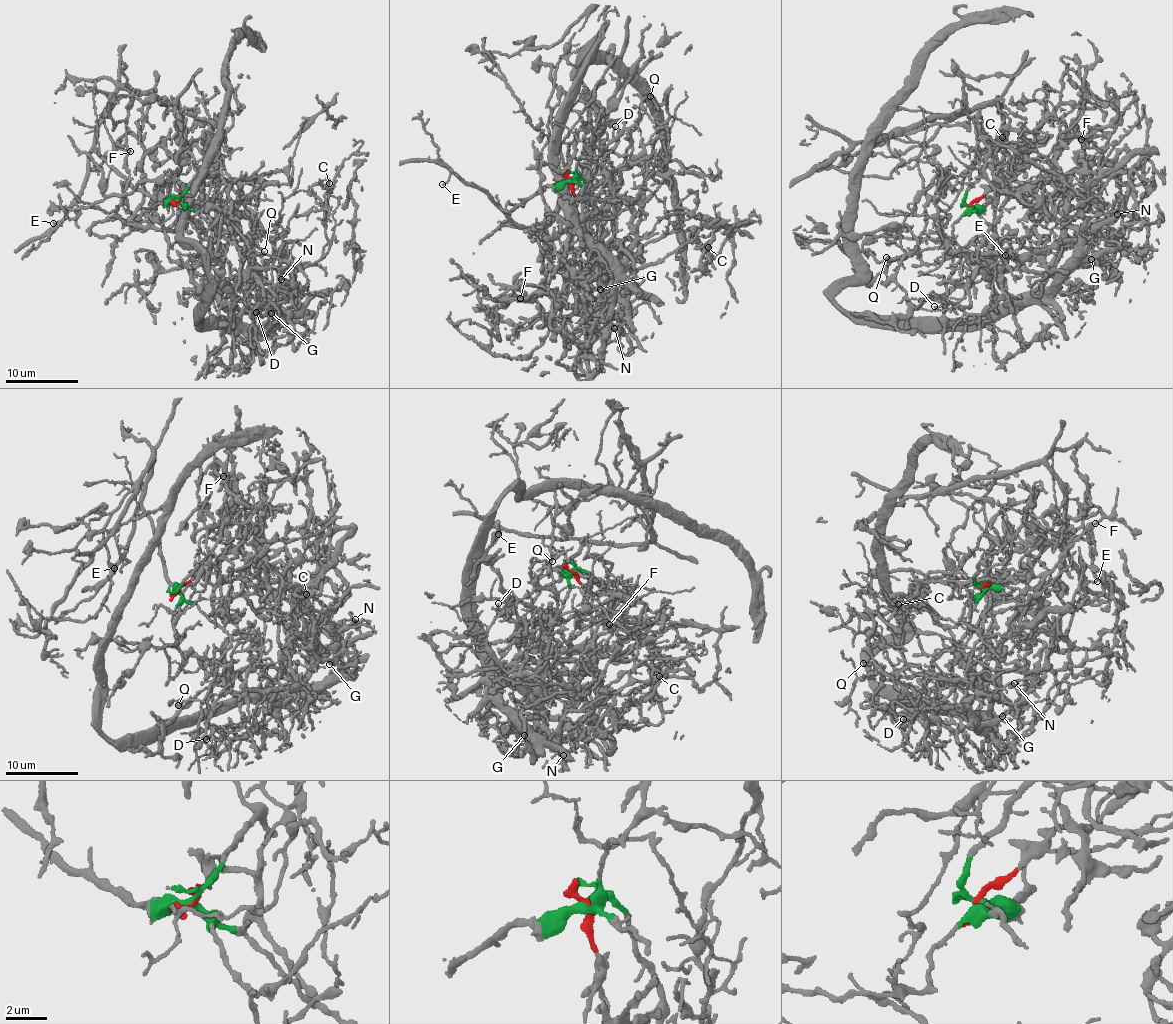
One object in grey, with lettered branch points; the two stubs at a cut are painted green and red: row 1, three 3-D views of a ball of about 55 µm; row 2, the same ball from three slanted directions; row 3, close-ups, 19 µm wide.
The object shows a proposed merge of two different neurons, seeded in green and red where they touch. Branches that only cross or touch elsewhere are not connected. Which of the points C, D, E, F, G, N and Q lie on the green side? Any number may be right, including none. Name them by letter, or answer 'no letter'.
E

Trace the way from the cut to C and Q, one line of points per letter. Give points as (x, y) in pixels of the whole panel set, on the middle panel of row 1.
C: (571, 179), (588, 256), (579, 275), (611, 303), (627, 267), (658, 264), (698, 228), (691, 237), (709, 246)
Q: (571, 179), (580, 276), (611, 303), (632, 267), (626, 298), (613, 274), (659, 126), (651, 96)

